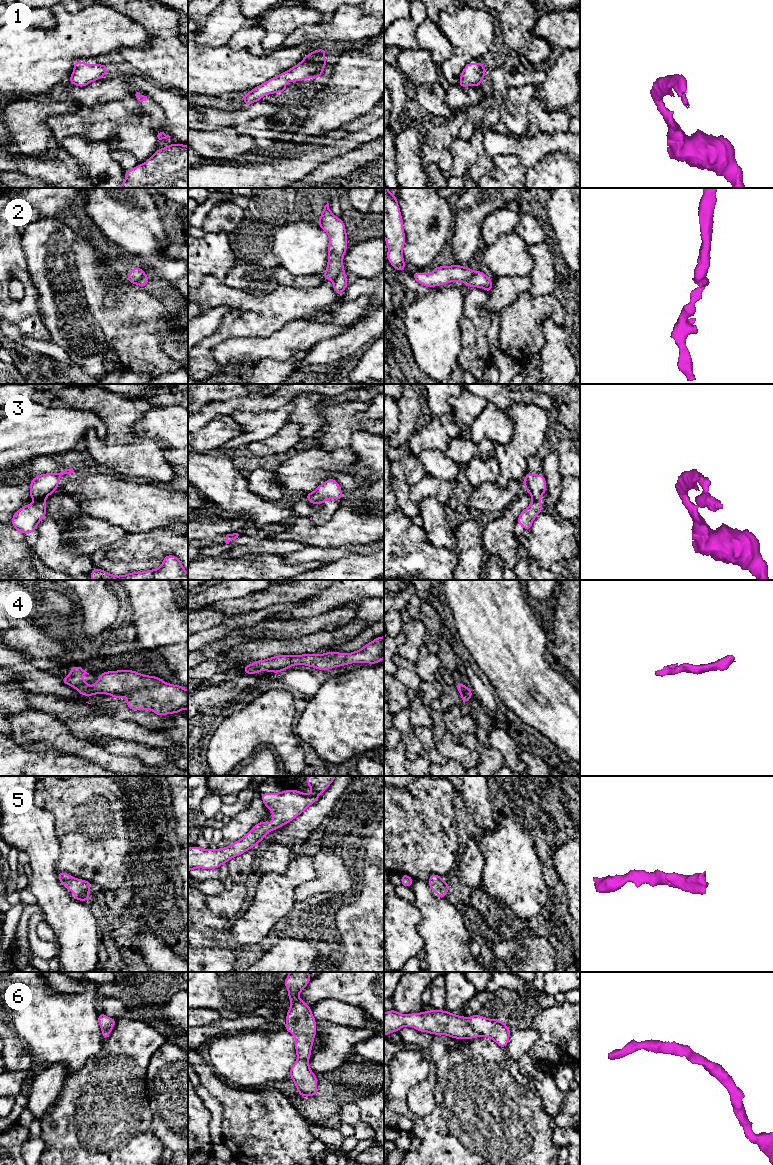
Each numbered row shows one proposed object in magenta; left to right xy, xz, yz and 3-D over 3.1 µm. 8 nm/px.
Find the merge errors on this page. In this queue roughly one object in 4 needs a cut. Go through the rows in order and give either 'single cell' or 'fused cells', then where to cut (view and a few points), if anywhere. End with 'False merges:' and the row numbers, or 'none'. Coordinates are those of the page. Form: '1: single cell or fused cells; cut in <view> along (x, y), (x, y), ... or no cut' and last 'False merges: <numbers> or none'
1: single cell; no cut
2: fused cells; cut in xz along (343, 268), (333, 280)
3: fused cells; cut in xy along (37, 500), (44, 501)
4: single cell; no cut
5: single cell; no cut
6: single cell; no cut
False merges: 2, 3

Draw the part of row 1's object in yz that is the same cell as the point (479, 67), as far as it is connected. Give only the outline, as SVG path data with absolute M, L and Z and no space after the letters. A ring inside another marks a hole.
M481 61L478 63L467 63L460 75L459 86L465 88L467 86L480 87L481 81L486 75L485 67Z

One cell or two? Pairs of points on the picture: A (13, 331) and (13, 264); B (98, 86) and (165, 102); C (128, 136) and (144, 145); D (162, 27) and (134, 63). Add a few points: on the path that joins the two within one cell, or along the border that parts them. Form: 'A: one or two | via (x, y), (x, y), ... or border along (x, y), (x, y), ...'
A: two | border along (10, 322), (18, 328), (23, 336), (33, 338)
B: one | via (115, 86), (145, 85), (148, 87)
C: one | via (132, 137), (140, 141)
D: one | via (162, 37), (162, 41), (144, 59)

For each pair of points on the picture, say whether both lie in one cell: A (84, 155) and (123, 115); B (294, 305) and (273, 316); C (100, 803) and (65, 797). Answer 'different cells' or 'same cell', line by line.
A: different cells
B: same cell
C: same cell

